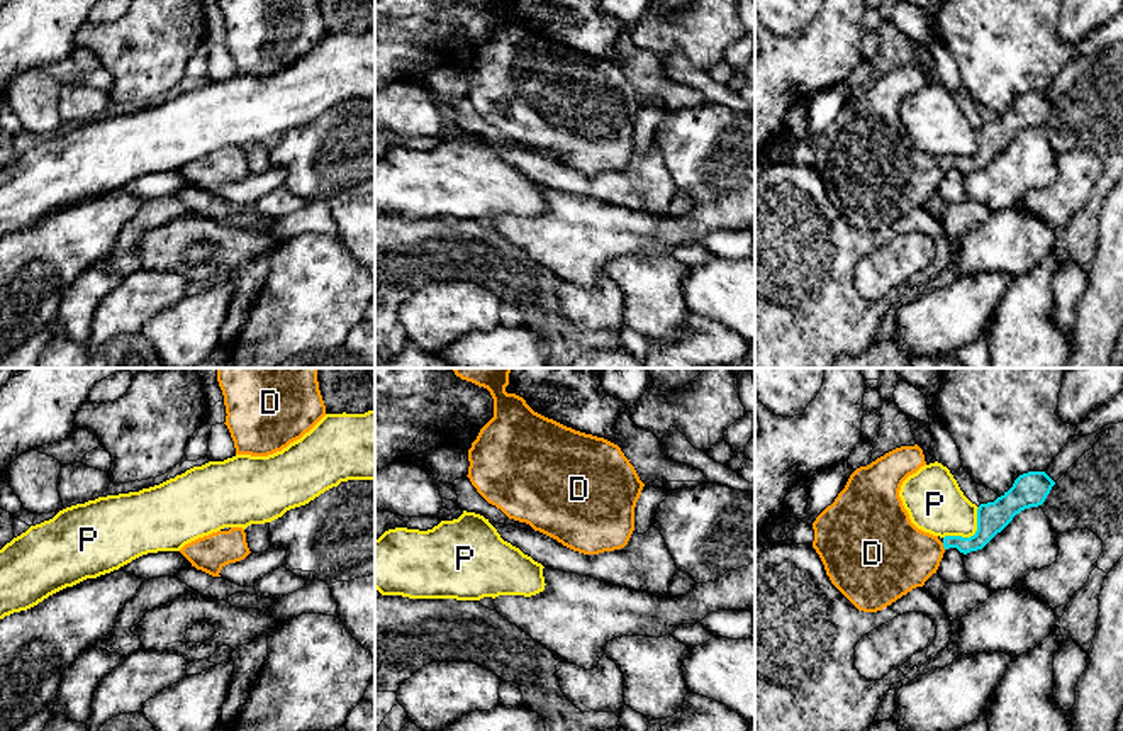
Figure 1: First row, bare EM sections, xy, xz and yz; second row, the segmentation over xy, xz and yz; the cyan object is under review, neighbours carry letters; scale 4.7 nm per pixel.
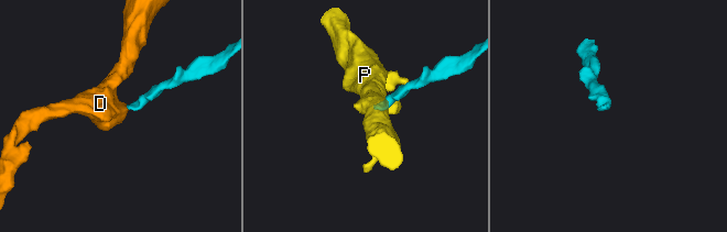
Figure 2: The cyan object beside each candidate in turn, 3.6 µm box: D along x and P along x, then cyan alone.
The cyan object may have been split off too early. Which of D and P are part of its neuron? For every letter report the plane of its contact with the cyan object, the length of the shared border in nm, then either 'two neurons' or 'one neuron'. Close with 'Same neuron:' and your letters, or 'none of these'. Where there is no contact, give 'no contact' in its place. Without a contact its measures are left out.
D: meets cyan in yz; contact 40 nm long; one neuron
P: meets cyan in yz; contact 220 nm long; two neurons
Same neuron: D

